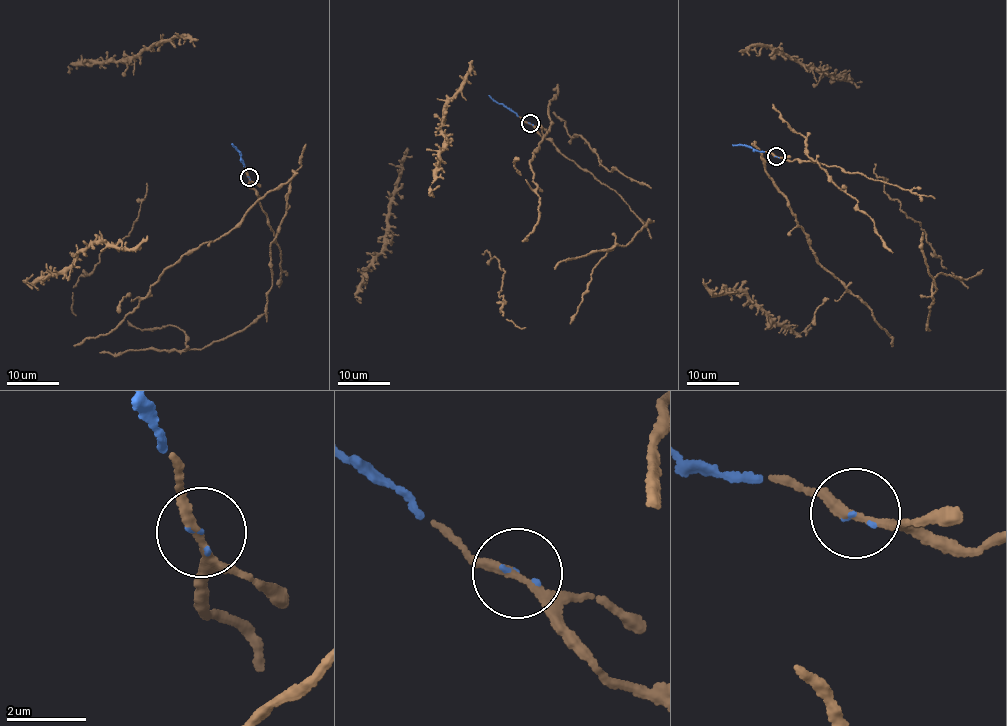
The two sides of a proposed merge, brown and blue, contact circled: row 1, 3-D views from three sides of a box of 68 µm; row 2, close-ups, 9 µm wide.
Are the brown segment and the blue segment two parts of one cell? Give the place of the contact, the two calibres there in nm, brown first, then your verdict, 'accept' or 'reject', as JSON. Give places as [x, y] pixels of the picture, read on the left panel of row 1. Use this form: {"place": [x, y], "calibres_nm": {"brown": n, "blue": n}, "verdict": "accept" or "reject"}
{"place": [249, 177], "calibres_nm": {"brown": 200, "blue": 50}, "verdict": "accept"}

